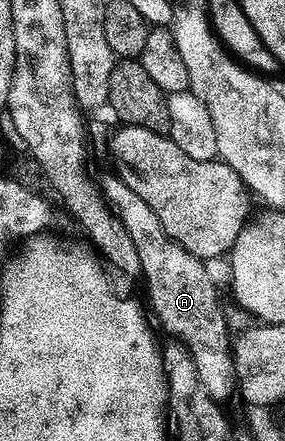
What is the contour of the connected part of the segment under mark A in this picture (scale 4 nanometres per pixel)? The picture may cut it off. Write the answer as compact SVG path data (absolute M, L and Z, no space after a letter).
M108 171L104 178L99 178L98 189L108 208L120 218L130 239L134 239L134 247L138 247L142 281L148 284L148 301L161 327L189 349L197 364L200 379L213 399L219 403L226 402L231 393L237 392L238 386L232 362L230 333L228 337L228 317L224 314L224 305L216 290L216 281L204 266L207 264L166 235L158 215L150 211L150 203L146 203L146 199L140 198L135 191L130 191L130 187L126 187L126 183L122 183L115 172Z

